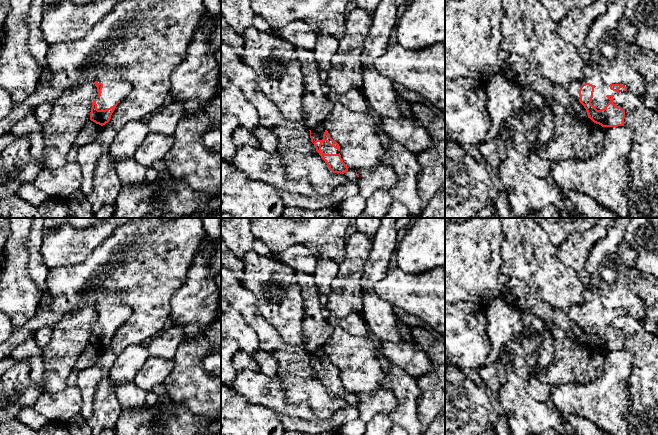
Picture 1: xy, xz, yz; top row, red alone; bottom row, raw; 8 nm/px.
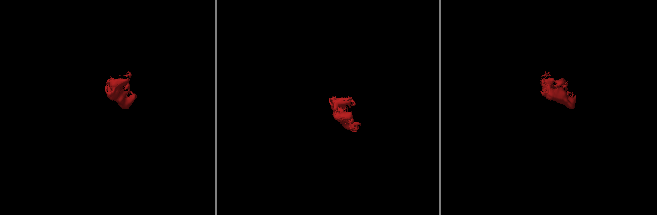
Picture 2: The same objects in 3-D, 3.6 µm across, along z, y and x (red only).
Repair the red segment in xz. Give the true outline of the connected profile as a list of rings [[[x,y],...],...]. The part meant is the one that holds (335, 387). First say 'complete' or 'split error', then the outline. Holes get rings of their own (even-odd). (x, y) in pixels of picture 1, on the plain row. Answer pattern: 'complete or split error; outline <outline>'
split error; outline [[[321,347],[309,355],[311,365],[316,375],[328,389],[329,393],[333,397],[343,398],[348,405],[359,406],[360,403],[356,394],[347,391],[343,386],[339,377],[339,368],[330,361],[328,355],[323,351],[323,348]]]

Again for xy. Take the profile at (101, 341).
split error; outline [[[110,293],[94,306],[98,320],[92,326],[90,344],[101,350],[108,347],[118,327],[132,315],[132,309],[122,302],[122,294]]]

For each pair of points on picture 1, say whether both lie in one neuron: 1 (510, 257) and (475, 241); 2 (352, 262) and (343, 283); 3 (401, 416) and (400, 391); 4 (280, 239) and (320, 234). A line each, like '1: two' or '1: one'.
1: two
2: one
3: one
4: one

